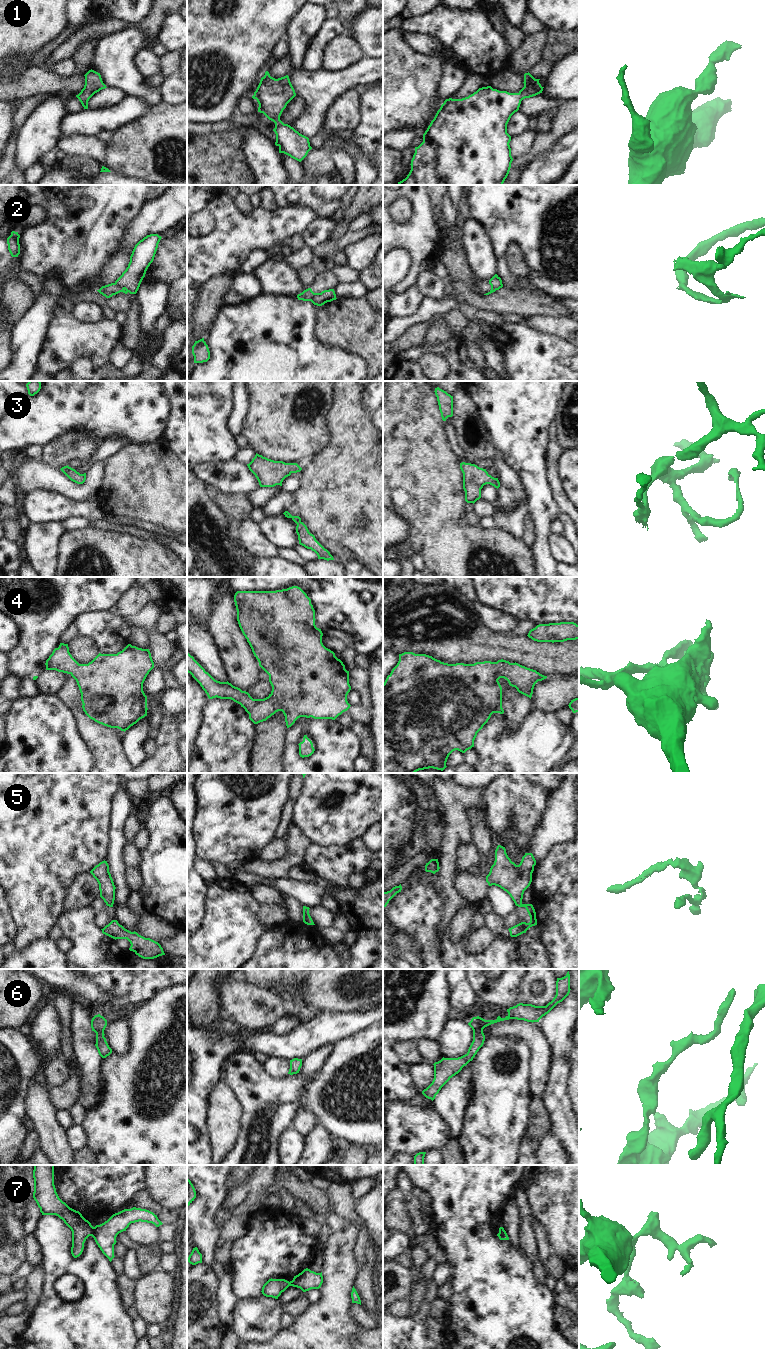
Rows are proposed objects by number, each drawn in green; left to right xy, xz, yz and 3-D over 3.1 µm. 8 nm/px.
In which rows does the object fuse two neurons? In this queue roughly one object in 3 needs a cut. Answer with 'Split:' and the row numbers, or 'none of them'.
Split: 2, 7

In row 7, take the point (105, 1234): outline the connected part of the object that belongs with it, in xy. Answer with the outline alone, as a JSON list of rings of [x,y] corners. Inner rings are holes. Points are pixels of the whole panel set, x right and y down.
[[[133,1207],[131,1209],[124,1209],[115,1213],[104,1223],[96,1225],[91,1236],[94,1238],[102,1253],[111,1262],[115,1257],[114,1245],[117,1242],[117,1235],[126,1231],[131,1223],[139,1221],[152,1223],[156,1227],[163,1224],[153,1212]]]

